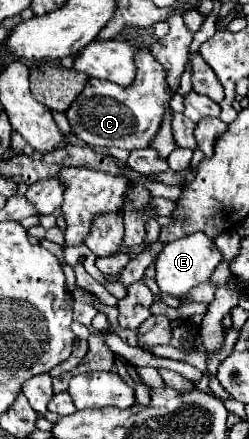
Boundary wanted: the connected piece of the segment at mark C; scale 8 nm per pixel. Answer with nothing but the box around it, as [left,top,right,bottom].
[66,45,170,149]

